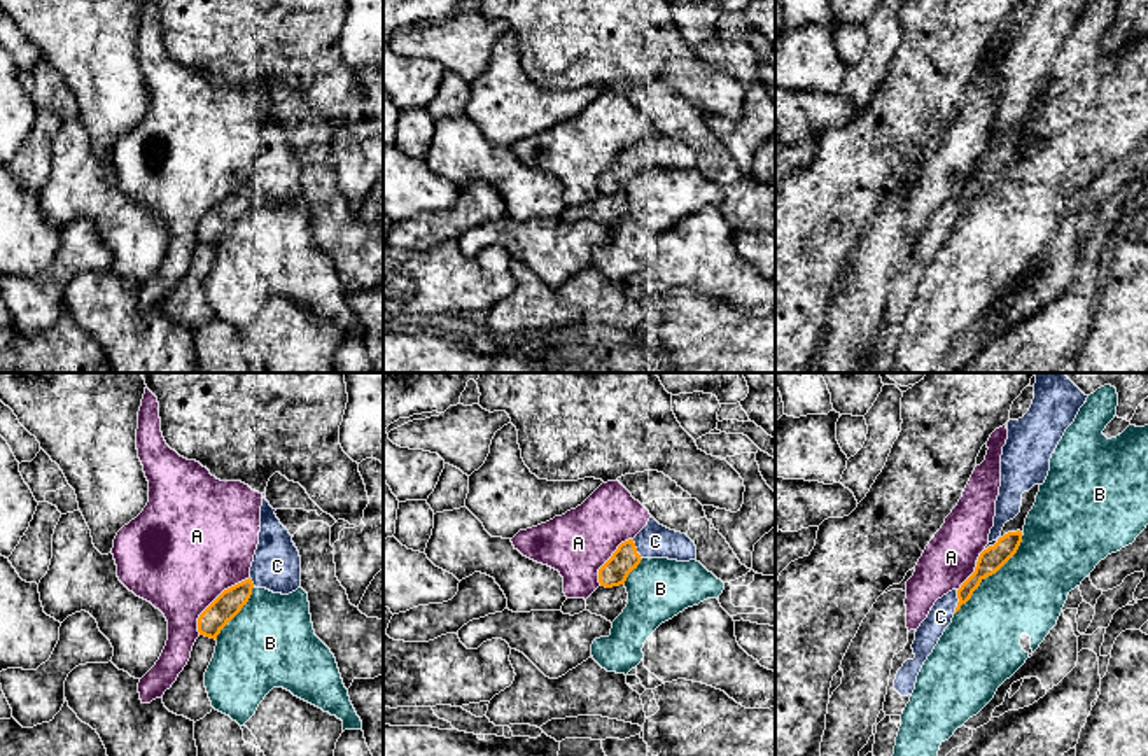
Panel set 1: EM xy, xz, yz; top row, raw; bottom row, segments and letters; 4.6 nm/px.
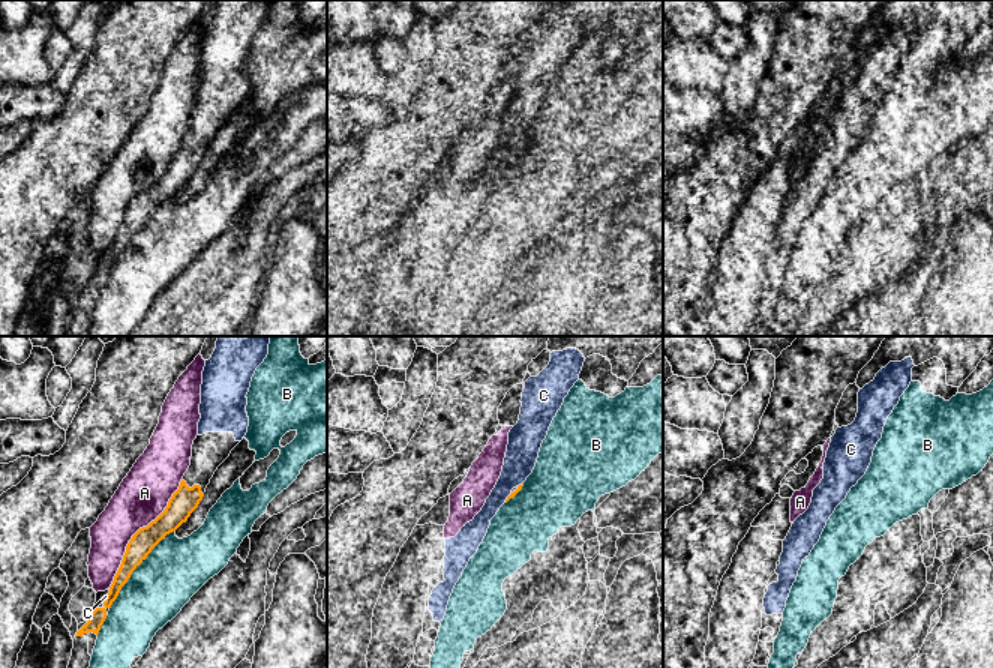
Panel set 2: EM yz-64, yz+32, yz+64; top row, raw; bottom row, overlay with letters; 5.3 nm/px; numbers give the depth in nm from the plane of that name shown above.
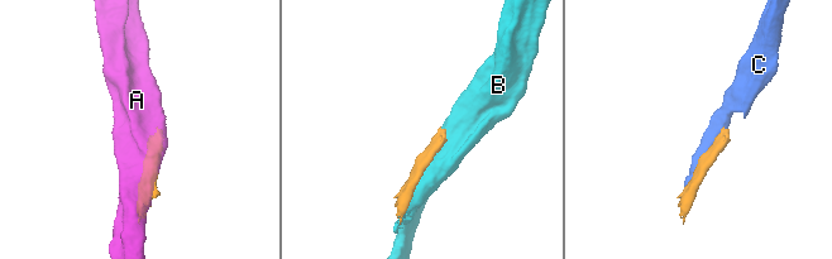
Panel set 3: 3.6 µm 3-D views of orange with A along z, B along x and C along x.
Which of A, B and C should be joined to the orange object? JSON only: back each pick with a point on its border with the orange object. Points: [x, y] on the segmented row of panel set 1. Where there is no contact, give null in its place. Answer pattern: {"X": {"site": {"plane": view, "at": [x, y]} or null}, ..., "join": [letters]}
{"C": {"site": {"plane": "yz", "at": [958, 602]}}, "join": ["C"]}

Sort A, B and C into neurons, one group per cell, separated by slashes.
A / B / C

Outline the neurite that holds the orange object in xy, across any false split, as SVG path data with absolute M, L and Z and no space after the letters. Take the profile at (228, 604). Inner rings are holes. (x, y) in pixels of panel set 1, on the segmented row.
M262 497L259 544L250 578L224 590L198 618L200 635L217 640L220 630L242 611L252 588L289 595L301 586L301 556L292 536Z

